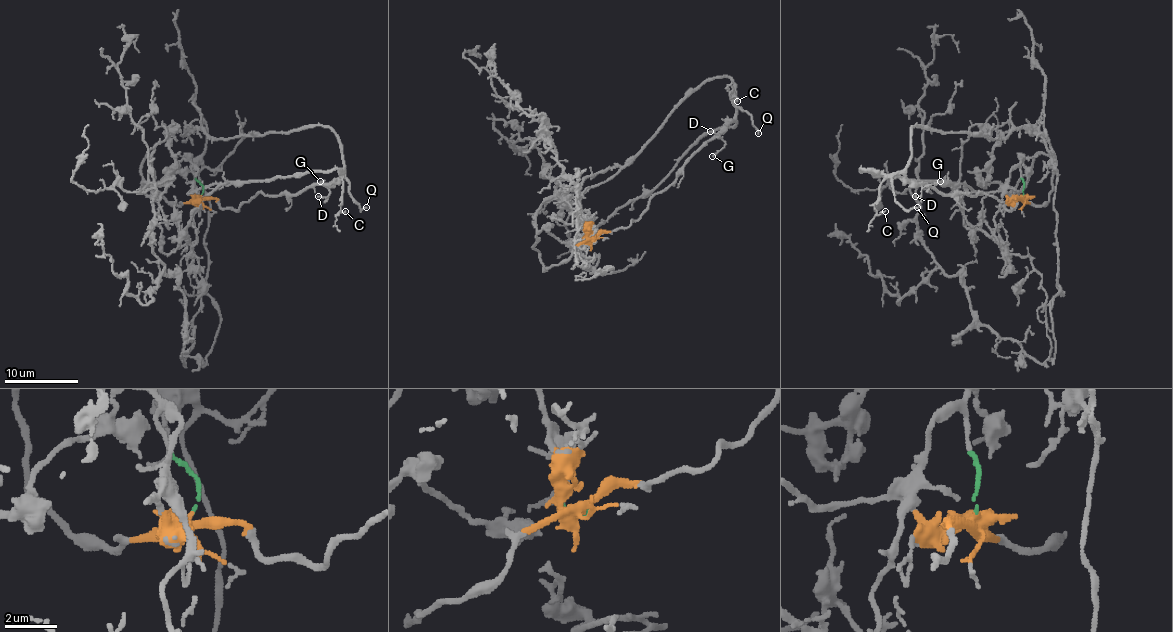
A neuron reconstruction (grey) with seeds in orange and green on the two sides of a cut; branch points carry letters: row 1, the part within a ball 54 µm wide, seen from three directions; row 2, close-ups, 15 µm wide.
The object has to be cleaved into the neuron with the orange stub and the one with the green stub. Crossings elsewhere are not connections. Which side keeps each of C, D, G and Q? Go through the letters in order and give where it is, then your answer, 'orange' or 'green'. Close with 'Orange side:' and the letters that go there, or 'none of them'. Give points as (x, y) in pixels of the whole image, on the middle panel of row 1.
C: (737, 101) | orange
D: (710, 131) | orange
G: (712, 156) | orange
Q: (758, 133) | orange
Orange side: C, D, G, Q

